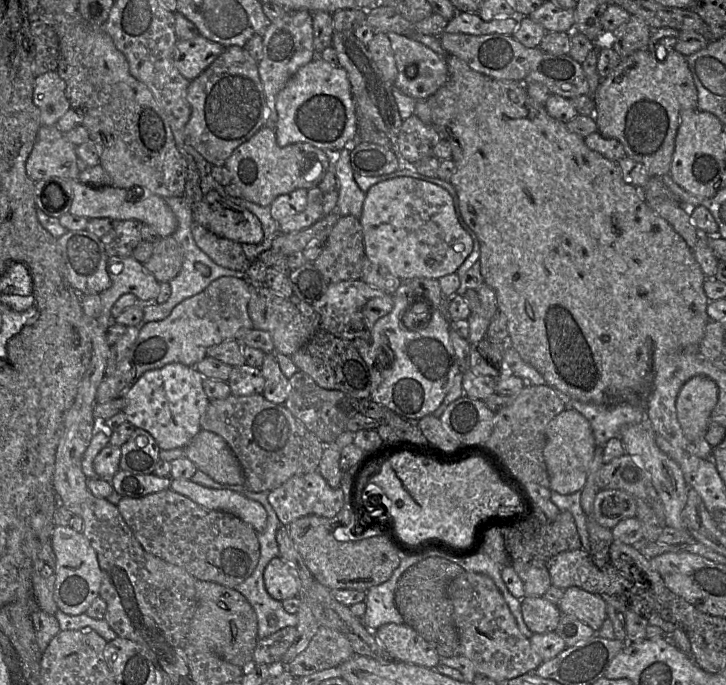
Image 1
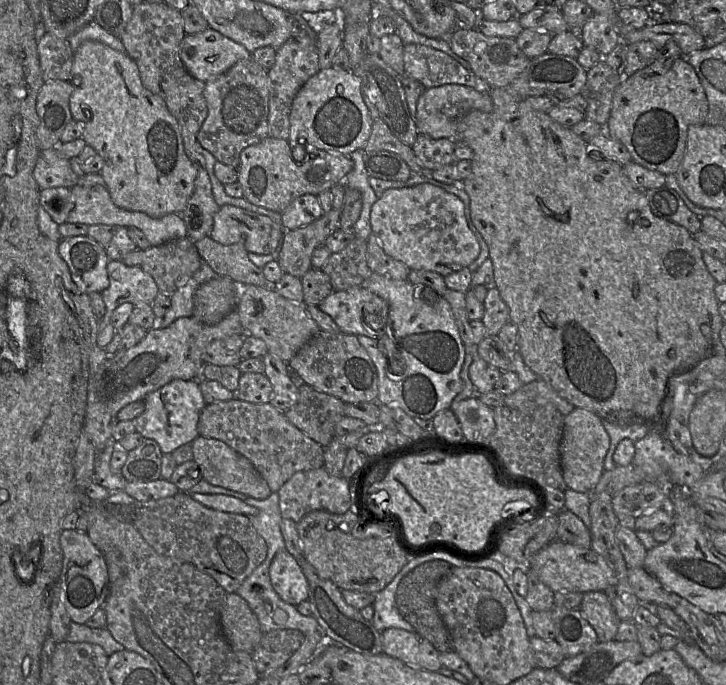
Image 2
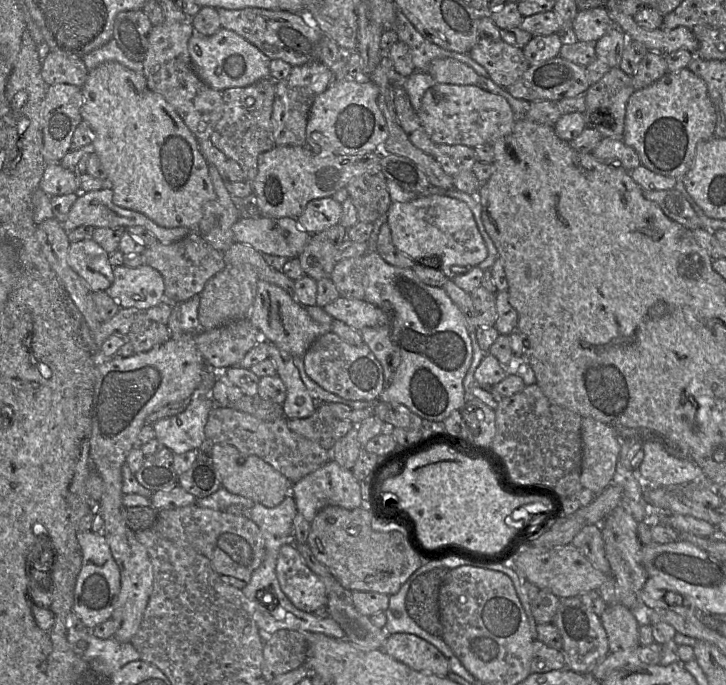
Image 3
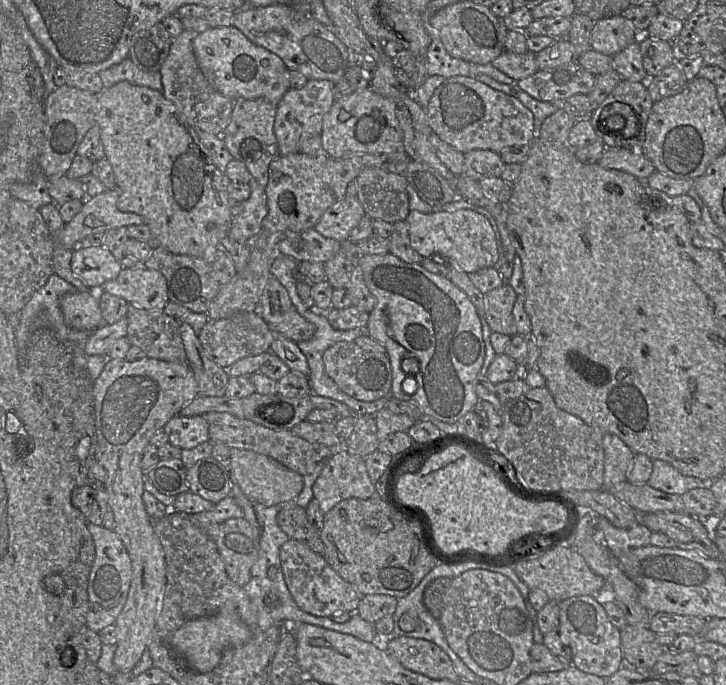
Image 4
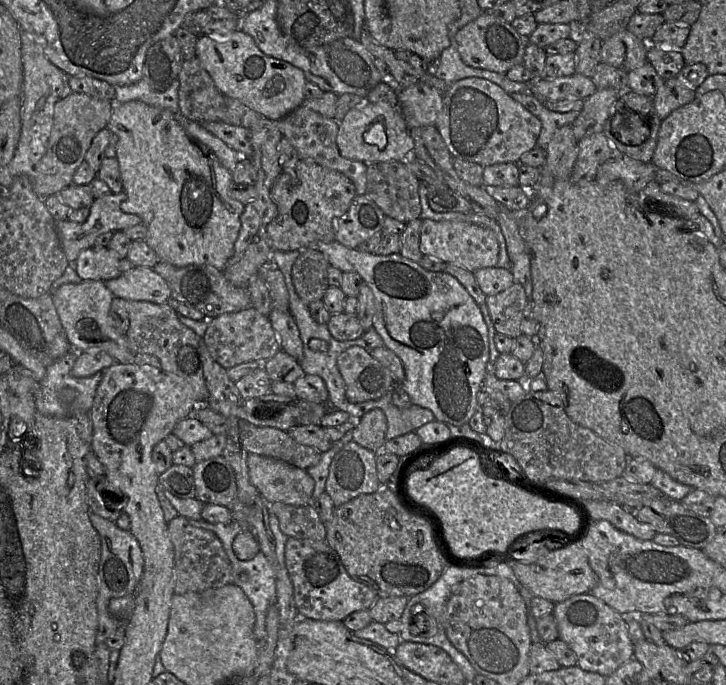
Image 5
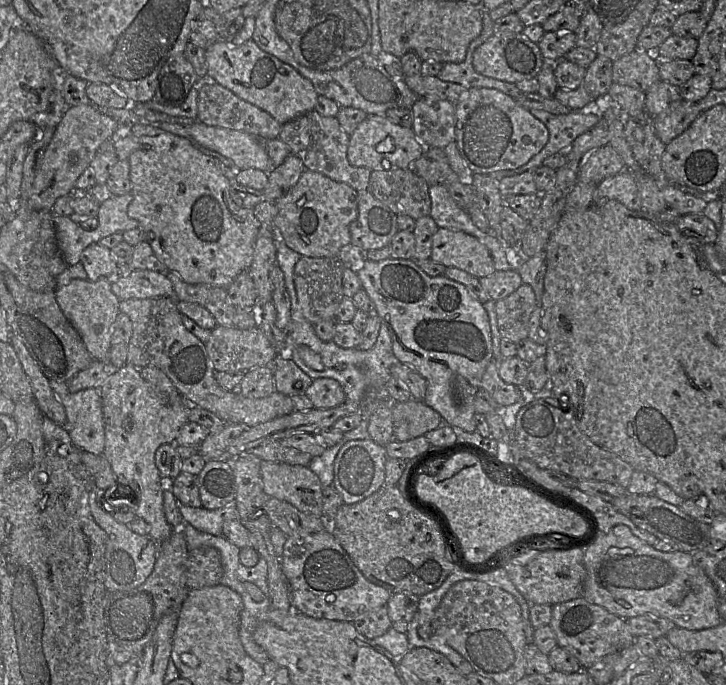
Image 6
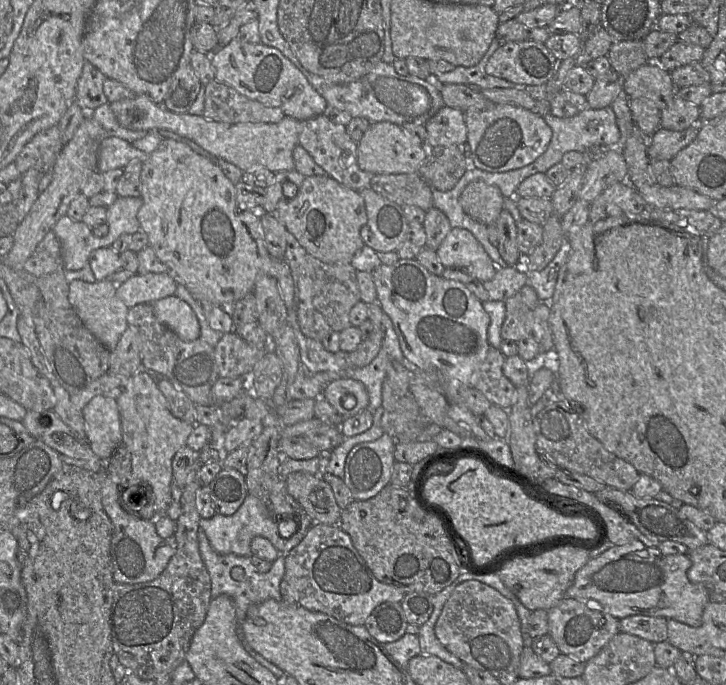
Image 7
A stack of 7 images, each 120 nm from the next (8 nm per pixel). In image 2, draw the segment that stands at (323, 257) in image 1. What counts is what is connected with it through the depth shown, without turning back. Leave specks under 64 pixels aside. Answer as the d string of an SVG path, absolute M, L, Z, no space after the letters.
M355 237L343 250L332 253L322 267L330 277L334 291L341 291L353 286L360 286L371 274L367 265L367 241Z

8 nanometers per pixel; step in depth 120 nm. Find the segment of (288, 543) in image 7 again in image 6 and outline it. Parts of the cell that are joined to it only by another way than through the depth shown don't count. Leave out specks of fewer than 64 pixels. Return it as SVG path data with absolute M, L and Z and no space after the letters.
M180 504L181 514L185 524L191 524L197 530L212 534L223 535L223 524L226 520L239 519L235 505L220 509L207 509Z

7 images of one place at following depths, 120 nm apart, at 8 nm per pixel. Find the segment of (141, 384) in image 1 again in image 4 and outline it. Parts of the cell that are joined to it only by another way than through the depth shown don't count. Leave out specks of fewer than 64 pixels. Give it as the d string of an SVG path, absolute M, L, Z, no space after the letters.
M203 415L171 418L163 428L168 435L169 444L180 449L193 449L209 441L208 422Z

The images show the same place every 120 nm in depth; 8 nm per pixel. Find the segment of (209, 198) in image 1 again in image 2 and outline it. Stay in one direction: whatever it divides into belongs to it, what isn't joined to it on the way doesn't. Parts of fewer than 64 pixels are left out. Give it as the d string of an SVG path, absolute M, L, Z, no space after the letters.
M223 205L214 216L213 228L208 237L224 245L242 244L251 253L270 254L280 249L285 231L268 216L232 205Z

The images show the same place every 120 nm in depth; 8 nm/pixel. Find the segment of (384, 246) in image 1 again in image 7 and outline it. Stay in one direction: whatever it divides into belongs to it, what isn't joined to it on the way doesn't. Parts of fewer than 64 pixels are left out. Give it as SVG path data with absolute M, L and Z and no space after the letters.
M452 228L436 253L445 268L464 272L481 282L493 279L497 271L483 245L465 228Z

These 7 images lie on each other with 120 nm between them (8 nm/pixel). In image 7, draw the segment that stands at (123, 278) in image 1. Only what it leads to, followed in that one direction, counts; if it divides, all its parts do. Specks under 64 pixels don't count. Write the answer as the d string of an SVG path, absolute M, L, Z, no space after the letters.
M136 273L125 282L116 285L116 294L128 308L131 308L173 296L177 285L175 279L167 273Z

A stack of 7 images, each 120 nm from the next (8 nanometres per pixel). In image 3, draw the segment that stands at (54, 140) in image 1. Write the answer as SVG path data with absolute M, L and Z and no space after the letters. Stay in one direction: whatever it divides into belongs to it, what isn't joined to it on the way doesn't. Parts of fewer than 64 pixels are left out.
M48 163L40 181L40 188L50 197L80 192L79 174L60 163Z

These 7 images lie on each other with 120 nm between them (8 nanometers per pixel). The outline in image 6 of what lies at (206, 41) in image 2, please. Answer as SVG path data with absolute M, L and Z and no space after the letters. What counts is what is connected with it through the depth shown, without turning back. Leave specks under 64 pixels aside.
M253 40L240 45L215 42L205 50L207 76L239 98L266 111L285 124L314 110L319 94L313 84L292 66L263 51Z

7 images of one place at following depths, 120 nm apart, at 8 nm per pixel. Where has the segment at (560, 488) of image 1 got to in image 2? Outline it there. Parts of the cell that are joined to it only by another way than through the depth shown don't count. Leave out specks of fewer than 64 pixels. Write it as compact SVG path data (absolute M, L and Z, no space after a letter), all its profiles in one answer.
M575 407L564 419L563 436L559 446L560 464L567 487L580 493L591 493L605 471L604 459L610 446L610 436L602 417Z

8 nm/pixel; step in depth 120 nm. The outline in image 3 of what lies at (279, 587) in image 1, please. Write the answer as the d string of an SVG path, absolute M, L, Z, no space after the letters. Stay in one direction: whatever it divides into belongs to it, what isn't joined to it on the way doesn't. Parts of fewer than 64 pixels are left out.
M285 544L280 548L276 575L281 590L297 609L314 613L320 608L326 608L325 585L306 565L295 544Z

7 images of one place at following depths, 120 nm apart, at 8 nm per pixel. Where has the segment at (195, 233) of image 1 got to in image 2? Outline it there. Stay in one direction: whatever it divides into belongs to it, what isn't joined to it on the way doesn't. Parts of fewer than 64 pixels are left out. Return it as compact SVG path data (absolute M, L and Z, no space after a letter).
M210 237L194 241L194 244L203 262L219 276L228 277L239 286L255 285L274 290L274 283L266 279L262 268L251 262L242 244L224 245Z

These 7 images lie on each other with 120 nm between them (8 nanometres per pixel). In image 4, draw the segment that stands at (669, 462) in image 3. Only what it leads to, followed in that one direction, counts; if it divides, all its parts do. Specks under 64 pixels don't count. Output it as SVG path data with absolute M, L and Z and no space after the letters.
M653 460L652 473L647 484L665 493L683 495L691 489L709 486L709 483L693 476L681 474L664 460Z

